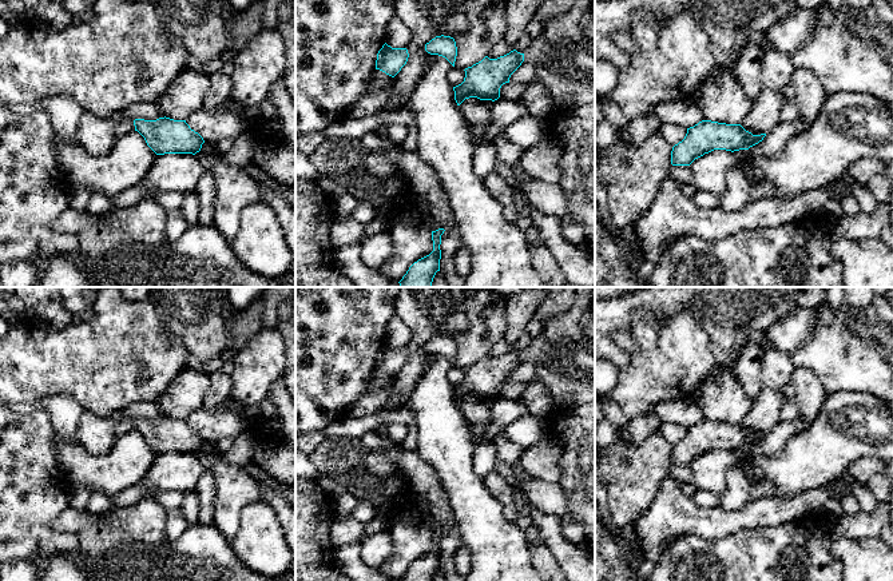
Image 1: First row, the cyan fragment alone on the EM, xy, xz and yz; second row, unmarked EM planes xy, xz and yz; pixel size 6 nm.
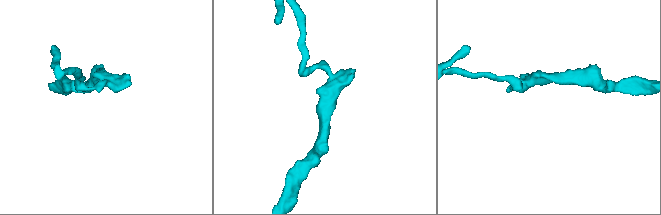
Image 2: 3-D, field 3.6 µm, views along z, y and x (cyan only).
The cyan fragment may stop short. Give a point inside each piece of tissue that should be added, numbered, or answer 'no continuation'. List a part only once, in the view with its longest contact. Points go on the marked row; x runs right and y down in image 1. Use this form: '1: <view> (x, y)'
1: xz (550, 10)

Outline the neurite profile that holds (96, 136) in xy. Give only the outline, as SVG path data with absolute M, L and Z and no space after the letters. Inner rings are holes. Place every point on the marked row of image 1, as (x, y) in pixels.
M84 112L79 122L76 144L94 156L108 154L116 142L116 127L123 119L123 112L110 119Z

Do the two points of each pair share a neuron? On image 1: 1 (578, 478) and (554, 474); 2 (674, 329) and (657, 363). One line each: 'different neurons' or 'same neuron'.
1: different neurons
2: same neuron

